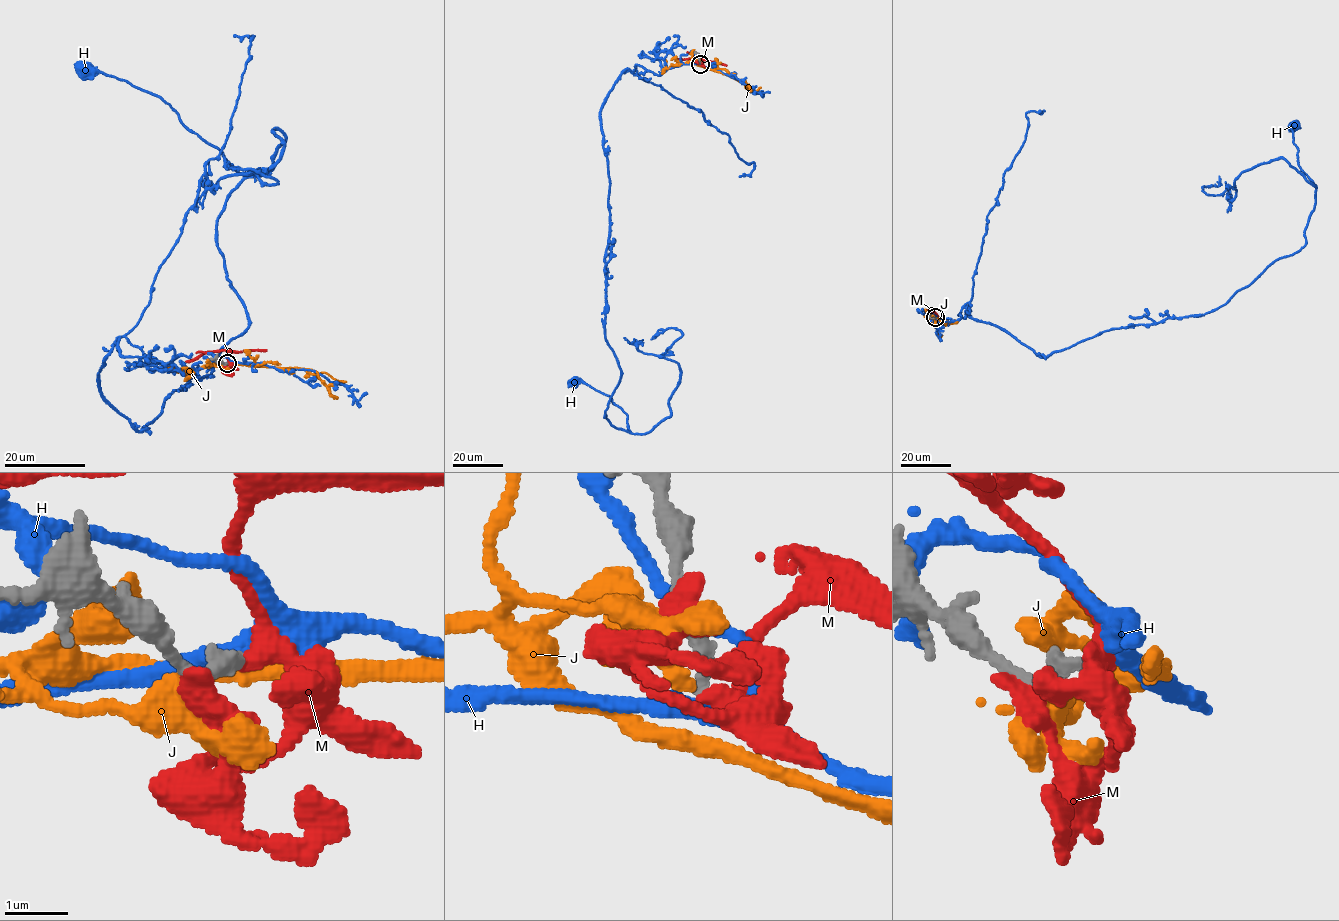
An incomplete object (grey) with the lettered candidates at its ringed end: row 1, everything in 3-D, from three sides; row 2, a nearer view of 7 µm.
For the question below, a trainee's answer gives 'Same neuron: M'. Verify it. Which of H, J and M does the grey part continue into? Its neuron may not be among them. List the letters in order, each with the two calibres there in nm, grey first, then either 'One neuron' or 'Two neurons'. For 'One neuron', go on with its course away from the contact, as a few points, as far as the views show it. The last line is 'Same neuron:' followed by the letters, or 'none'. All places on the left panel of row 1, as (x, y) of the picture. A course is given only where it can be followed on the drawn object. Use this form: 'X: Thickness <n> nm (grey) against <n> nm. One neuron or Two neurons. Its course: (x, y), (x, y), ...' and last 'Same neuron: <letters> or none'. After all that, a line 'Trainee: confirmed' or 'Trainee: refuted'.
H: Thickness 200 nm (grey) against 300 nm. Two neurons
J: Thickness 190 nm (grey) against 320 nm. Two neurons
M: Thickness 240 nm (grey) against 260 nm. Two neurons
Same neuron: none
Trainee: refuted

